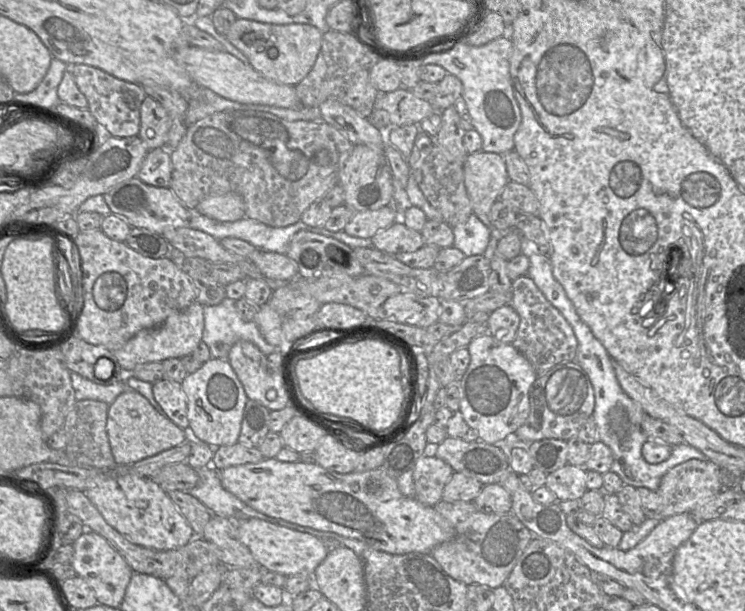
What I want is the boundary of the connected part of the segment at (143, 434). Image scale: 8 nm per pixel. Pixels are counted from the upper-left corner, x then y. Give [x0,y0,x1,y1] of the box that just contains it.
[106,389,189,465]

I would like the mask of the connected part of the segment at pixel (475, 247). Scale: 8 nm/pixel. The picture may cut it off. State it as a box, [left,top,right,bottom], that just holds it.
[452,212,513,256]

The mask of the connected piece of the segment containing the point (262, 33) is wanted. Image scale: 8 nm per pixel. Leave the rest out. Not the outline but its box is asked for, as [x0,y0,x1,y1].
[225,18,323,86]

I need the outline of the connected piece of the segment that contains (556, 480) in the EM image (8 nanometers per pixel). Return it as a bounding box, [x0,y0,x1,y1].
[545,464,587,501]

